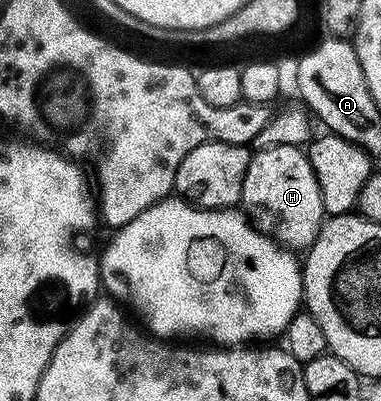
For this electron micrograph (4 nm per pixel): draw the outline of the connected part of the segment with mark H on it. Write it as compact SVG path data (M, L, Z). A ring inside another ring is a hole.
M290 144L260 149L251 154L243 179L240 205L254 228L292 251L309 249L326 217L319 181L306 152L301 146Z

